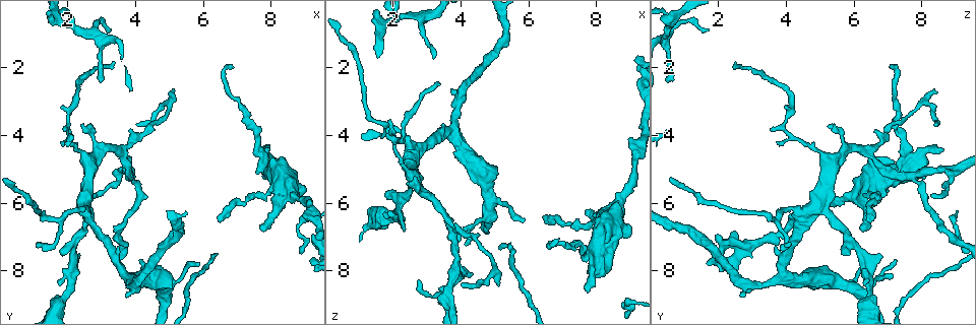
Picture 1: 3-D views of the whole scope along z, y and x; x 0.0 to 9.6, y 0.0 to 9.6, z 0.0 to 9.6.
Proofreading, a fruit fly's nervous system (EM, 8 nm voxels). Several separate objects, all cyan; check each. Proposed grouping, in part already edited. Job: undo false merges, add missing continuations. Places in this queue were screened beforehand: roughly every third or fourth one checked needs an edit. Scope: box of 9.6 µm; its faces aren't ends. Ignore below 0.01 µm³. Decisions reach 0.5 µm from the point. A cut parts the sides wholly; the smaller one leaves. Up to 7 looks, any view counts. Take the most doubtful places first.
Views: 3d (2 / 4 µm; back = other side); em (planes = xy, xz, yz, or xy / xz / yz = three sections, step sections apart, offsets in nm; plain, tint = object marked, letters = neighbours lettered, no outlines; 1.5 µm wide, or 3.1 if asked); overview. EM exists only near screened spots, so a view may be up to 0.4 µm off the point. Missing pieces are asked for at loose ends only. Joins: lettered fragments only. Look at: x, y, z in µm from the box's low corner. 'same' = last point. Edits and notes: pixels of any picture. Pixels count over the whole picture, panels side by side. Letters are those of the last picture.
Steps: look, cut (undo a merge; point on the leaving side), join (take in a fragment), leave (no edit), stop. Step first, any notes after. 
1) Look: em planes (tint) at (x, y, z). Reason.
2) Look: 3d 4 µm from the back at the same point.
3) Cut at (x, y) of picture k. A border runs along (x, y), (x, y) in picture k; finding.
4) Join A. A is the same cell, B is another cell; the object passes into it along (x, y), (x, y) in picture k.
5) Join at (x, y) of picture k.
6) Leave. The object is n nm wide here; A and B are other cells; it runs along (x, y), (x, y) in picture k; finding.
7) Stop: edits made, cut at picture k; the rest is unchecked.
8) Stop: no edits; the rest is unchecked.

Look: em planes (letters) at (3.40, 1.80, 2.50).

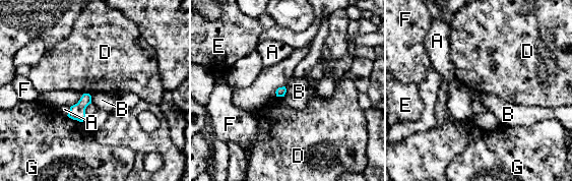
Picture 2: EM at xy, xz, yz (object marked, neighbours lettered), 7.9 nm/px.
Leave. A, B, D, E, F and G are other cells; a border runs along (276, 96), (283, 97) in picture 2; none of them fits.

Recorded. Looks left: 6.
Look: em yz step 8 (letters) at (2.55, 6.15, 5.05). Sudden change in width.

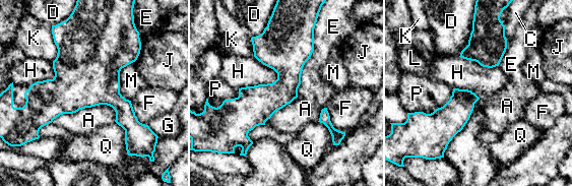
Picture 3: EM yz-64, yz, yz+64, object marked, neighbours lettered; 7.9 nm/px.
Look: em planes (letters) at the same point. Another direction.

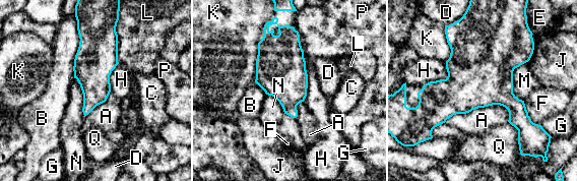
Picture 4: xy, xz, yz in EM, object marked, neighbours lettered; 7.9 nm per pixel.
Leave. The object is 280 nm wide here; A, B, C, D, E, F, G, H, J, K, L, M, N, P and Q are other cells; continuous, no second cell.

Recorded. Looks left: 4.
Look: em xz step 4 (letters) at (7.70, 4.45, 8.60). An open end.

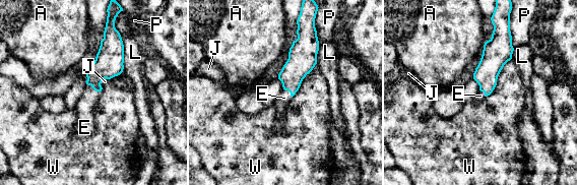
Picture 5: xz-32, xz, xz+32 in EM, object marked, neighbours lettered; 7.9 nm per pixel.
Look: em planes (letters) at the same point.

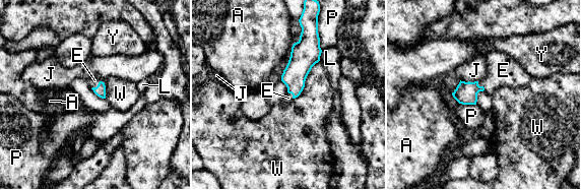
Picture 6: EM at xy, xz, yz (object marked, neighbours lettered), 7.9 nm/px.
Join E. E is the same cell, A, J, L, P, W and Y are other cells; the object passes into it along (100, 90), (98, 84), (92, 82) in picture 6; it goes on there.

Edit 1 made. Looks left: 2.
Stop: edits made, join at picture 6; the rest is unchecked.

